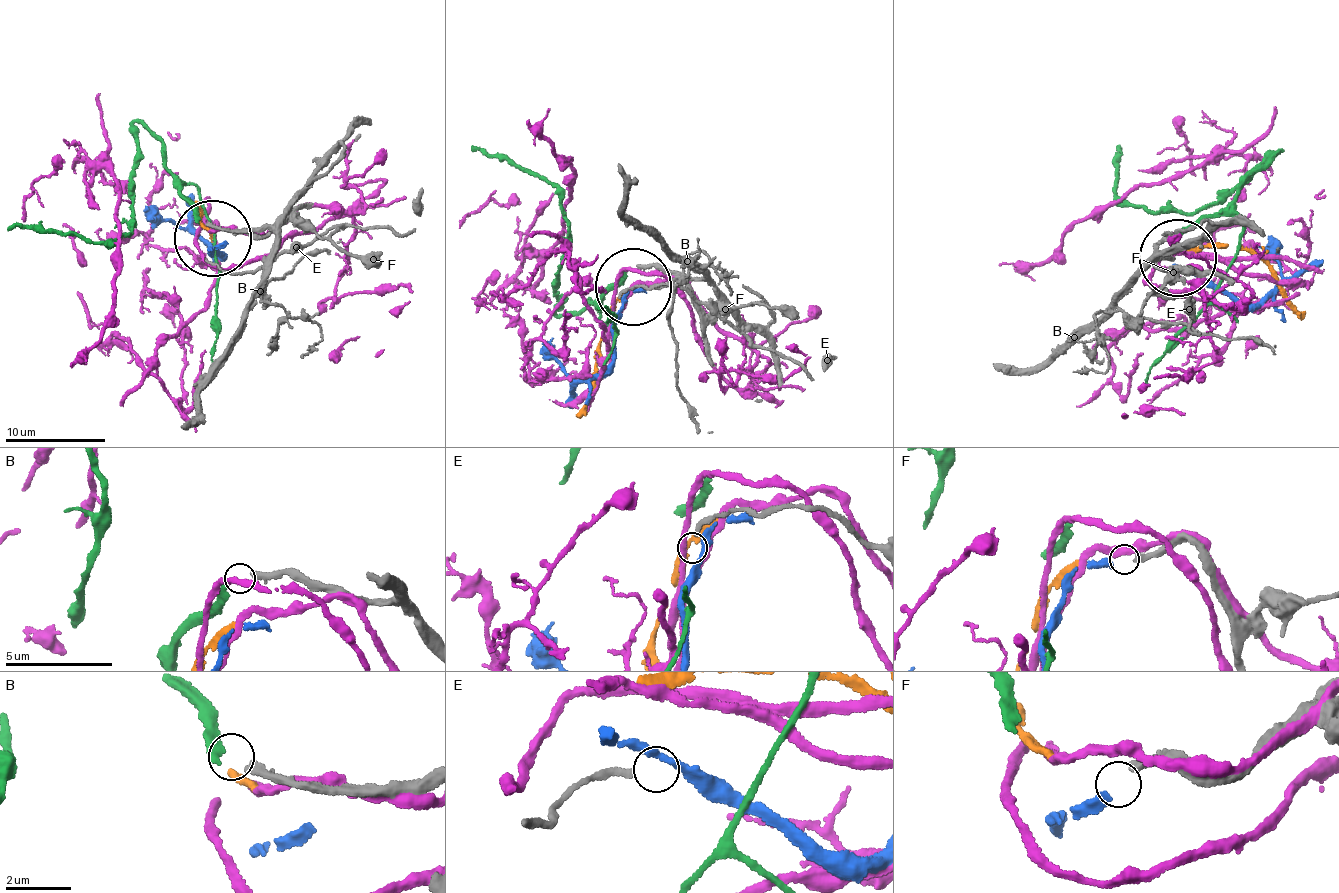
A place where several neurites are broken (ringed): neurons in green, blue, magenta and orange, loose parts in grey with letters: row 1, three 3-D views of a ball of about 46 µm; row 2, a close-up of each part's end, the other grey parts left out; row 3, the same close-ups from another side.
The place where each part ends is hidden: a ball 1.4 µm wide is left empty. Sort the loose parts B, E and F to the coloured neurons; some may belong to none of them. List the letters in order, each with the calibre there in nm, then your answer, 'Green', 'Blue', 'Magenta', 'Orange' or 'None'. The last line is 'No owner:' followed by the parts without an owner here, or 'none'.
B: Thickness 280 nm. Green
E: Thickness 180 nm. None
F: Thickness 280 nm. Blue
No owner: E

